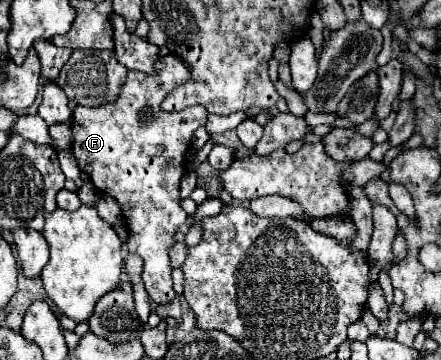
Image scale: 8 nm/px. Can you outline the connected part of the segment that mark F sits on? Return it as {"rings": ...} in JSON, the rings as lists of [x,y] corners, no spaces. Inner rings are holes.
{"rings":[[[169,53],[160,58],[155,64],[155,73],[147,75],[141,71],[129,71],[127,81],[121,87],[121,93],[117,95],[115,103],[103,103],[99,107],[81,107],[77,105],[73,109],[71,117],[71,131],[73,131],[73,155],[85,171],[95,187],[111,197],[115,197],[121,205],[123,217],[127,219],[129,225],[129,241],[127,249],[129,253],[135,253],[143,259],[143,285],[149,293],[149,297],[155,303],[169,303],[175,297],[173,283],[171,283],[171,259],[169,259],[169,249],[175,243],[175,231],[177,227],[185,221],[187,213],[181,207],[181,197],[179,197],[179,181],[185,173],[185,159],[187,151],[191,145],[191,137],[197,127],[205,125],[207,121],[207,109],[205,107],[191,107],[181,113],[165,113],[161,111],[161,101],[179,85],[191,79],[189,67],[185,61],[177,59],[177,55]]]}

